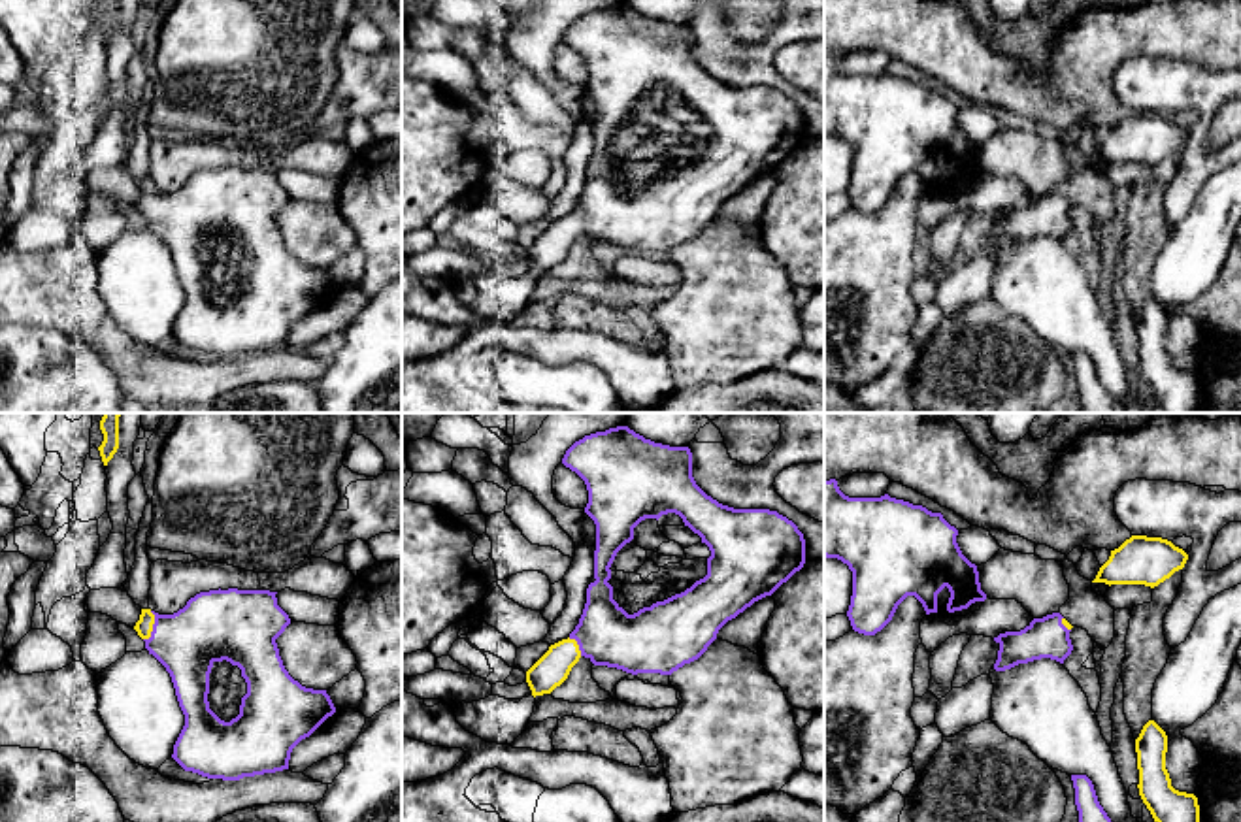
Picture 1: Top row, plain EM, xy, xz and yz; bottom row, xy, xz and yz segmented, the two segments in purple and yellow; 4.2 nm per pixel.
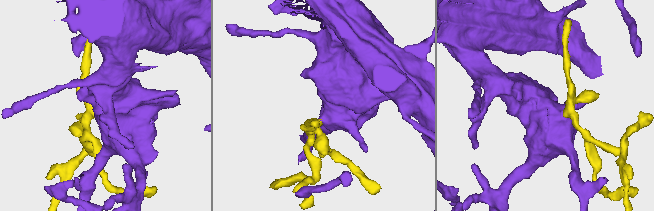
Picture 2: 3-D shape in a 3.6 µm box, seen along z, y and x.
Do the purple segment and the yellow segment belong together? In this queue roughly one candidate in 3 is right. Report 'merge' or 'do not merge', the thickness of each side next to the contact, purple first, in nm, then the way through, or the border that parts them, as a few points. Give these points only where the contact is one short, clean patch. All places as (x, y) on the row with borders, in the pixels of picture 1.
merge | 300/80 nm | across xy (212, 626), (153, 626), (144, 626)

